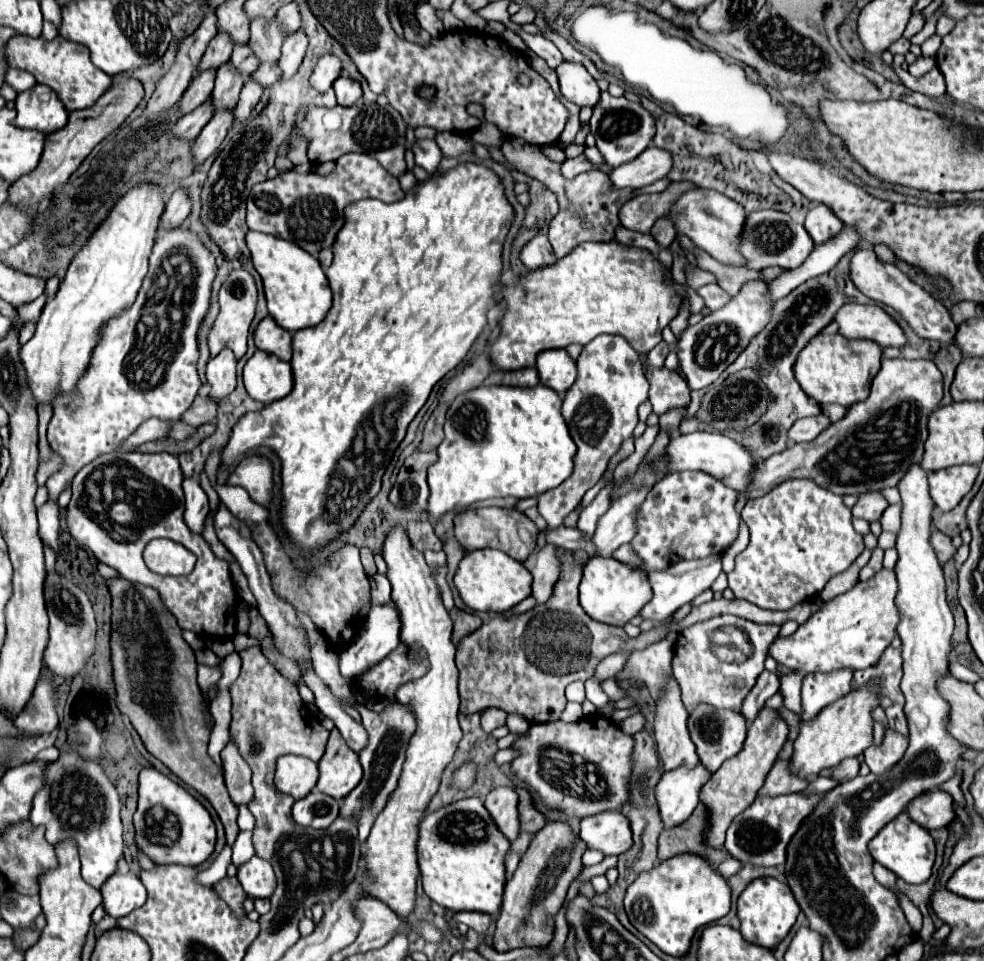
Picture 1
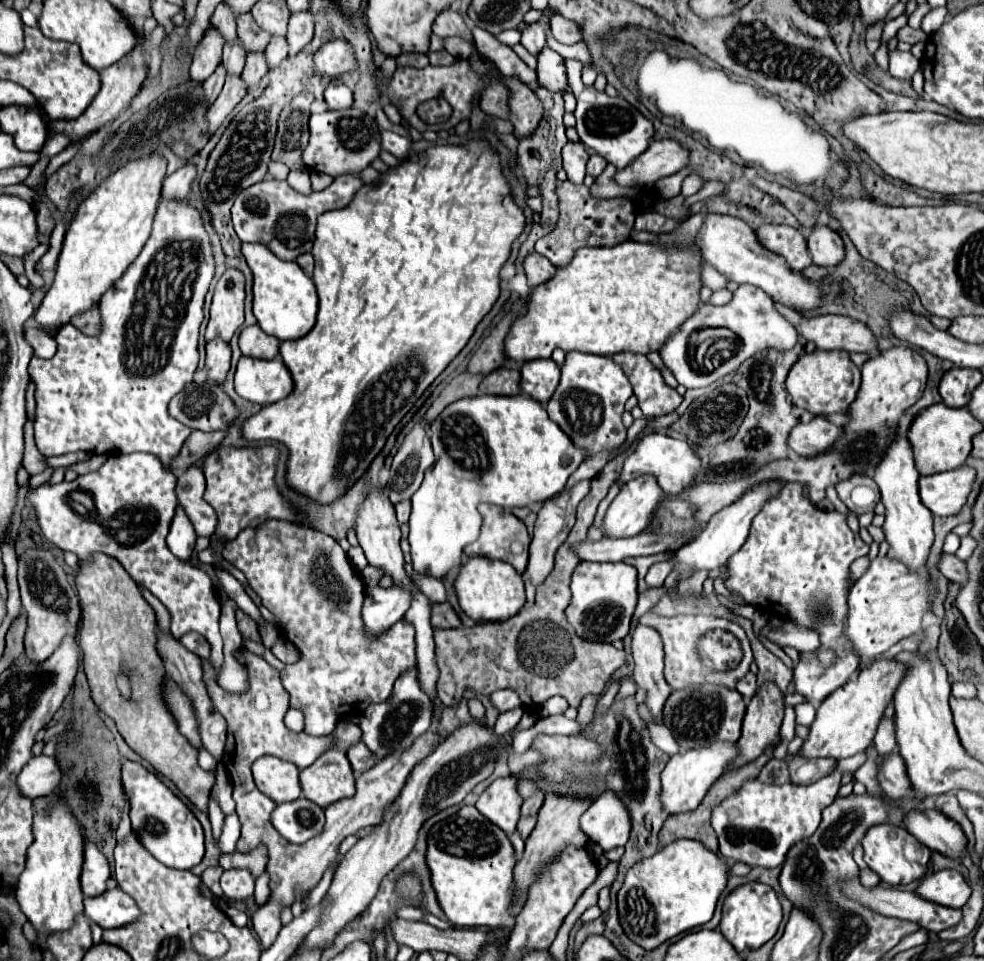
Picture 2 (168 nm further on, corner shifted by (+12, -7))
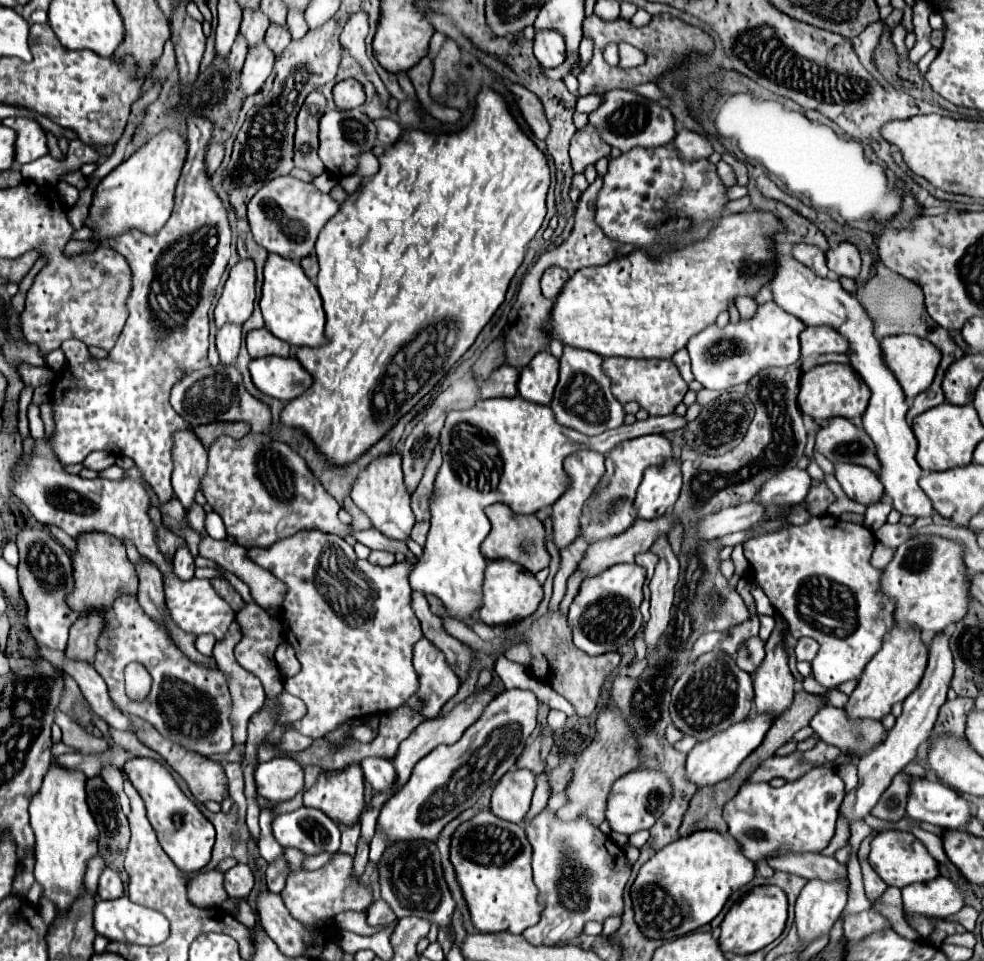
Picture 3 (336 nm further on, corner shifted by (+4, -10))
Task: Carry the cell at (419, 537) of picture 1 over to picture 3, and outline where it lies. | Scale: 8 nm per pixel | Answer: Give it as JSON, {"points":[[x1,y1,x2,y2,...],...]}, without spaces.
{"points":[[436,445,432,459,430,459,426,471,424,471,424,477,422,477,418,489,412,495,412,511,414,511,418,521,430,519,430,499,432,499,432,493,434,493,434,479,436,479,440,465,442,465,442,455,440,455,440,447]]}

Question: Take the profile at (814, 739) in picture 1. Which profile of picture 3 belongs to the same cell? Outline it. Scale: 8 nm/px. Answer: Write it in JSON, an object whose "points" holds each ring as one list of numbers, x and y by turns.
{"points":[[892,627,882,643,882,649,870,659,862,677,858,679,858,687,848,699,844,707,850,719,882,719,890,713,890,707,896,701,904,701,920,683,922,673,928,661,928,647,922,641,920,631,900,631,900,627]]}

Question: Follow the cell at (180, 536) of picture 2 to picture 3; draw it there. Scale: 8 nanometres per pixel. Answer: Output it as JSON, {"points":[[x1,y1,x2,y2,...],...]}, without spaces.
{"points":[[182,547,176,551,172,565,174,565,174,573,178,579,188,581,194,577,194,557,190,555,188,547]]}

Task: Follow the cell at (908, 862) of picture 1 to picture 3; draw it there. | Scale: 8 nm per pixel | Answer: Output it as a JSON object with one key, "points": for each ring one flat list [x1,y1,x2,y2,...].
{"points":[[882,831,874,837,872,841,872,851,868,857,872,869,884,879,886,885,894,885,898,889,912,885,912,883,920,883,920,881,930,881,936,879,940,875,938,863,936,859,926,851,926,847,908,831]]}

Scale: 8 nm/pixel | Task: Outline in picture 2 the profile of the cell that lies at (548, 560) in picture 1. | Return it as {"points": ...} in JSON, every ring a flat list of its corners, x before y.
{"points":[[582,480,572,490,560,494,556,500,546,500,542,504,542,508,538,512,536,526,534,526,534,536,532,536,532,544,530,544,530,560,528,560,528,568,526,568,526,574,528,574,528,578,530,578,530,582,534,586,542,584,546,580,546,576,552,572,554,554,566,542,566,538,568,538,568,534,572,530,572,524,576,520,576,508,578,508,580,500,588,494,588,488,590,488,590,482]]}

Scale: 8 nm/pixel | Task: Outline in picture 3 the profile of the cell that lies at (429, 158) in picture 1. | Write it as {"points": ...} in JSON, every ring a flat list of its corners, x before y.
{"points":[[374,119,374,123,376,123,376,139,386,147,390,147,392,143,396,143,396,139,400,139,402,129,394,119]]}

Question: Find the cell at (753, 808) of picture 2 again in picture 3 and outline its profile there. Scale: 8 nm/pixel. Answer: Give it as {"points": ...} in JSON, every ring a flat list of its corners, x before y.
{"points":[[824,765,778,789,768,783,748,783,740,787,738,795,724,805,724,821,728,823,728,833,740,843,744,855,752,861,766,859,780,851,820,853,834,837,844,795,844,781,832,765]]}

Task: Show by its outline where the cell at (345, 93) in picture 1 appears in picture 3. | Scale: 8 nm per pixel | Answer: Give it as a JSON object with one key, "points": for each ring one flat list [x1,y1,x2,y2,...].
{"points":[[344,79,334,85,334,101,338,109,356,109,366,101,364,85,356,79]]}

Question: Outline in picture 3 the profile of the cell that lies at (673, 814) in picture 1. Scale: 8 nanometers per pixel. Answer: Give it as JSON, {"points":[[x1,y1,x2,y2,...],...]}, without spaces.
{"points":[[750,711,744,723,734,723,732,727,728,727,728,731,720,731,720,735,712,735,712,739,696,743,694,749,688,753,688,761,686,761,688,781,692,781,698,787,704,787,734,775,736,767,762,743,770,725,772,719,768,719,768,715,756,715,756,711]]}

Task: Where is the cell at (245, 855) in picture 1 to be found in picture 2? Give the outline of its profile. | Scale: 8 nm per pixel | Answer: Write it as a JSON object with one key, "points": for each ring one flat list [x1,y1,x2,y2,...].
{"points":[[230,814,224,820,224,828,222,828,222,836,220,836,222,854,234,854,238,838,240,838,240,822,238,822,236,814]]}

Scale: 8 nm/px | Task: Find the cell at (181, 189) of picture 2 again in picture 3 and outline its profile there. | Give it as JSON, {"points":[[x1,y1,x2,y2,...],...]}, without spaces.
{"points":[[212,143,206,151,206,163,208,163,208,173,214,173,214,169,220,167,224,159,224,143]]}

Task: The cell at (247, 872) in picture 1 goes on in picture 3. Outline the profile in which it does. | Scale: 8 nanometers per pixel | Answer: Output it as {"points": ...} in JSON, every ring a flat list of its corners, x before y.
{"points":[[238,863,224,873,224,889,226,889,228,897,232,897,232,899,248,897,252,887,254,887,254,877,252,877,252,871,248,865]]}

